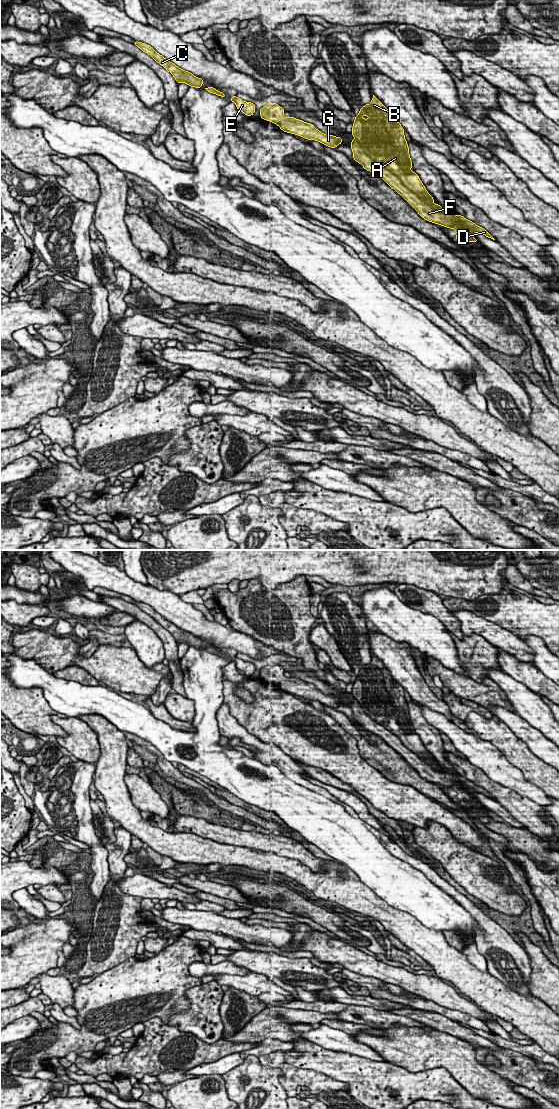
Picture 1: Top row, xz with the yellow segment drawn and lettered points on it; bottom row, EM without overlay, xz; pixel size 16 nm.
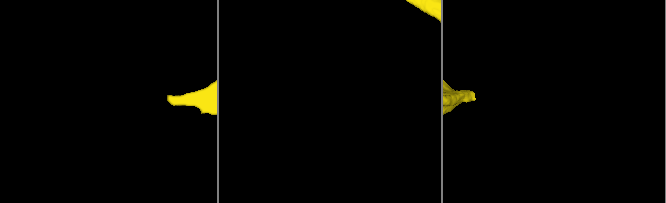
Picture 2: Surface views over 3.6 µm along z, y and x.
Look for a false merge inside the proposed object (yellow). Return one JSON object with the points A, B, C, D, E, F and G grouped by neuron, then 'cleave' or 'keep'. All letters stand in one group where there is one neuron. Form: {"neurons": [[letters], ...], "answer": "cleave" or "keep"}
{"neurons": [["A", "B"], ["C", "D", "E", "F", "G"]], "answer": "cleave"}

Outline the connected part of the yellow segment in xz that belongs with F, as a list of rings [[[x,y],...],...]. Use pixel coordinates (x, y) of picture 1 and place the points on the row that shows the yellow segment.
[[[356,139],[352,140],[350,145],[353,151],[353,159],[360,163],[367,171],[380,176],[418,212],[420,217],[447,228],[457,224],[469,234],[481,233],[486,237],[495,240],[484,228],[474,224],[468,219],[465,219],[461,214],[454,215],[449,211],[440,212],[425,203],[418,195],[409,190],[396,175],[367,155]]]

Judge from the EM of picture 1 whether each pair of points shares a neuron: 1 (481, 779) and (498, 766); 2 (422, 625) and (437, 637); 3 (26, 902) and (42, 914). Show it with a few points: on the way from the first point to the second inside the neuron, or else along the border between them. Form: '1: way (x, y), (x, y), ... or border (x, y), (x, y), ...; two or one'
1: border (467, 760), (479, 767), (491, 779), (506, 787); two
2: way (426, 629), (433, 636); one
3: way (30, 905), (38, 910); one

